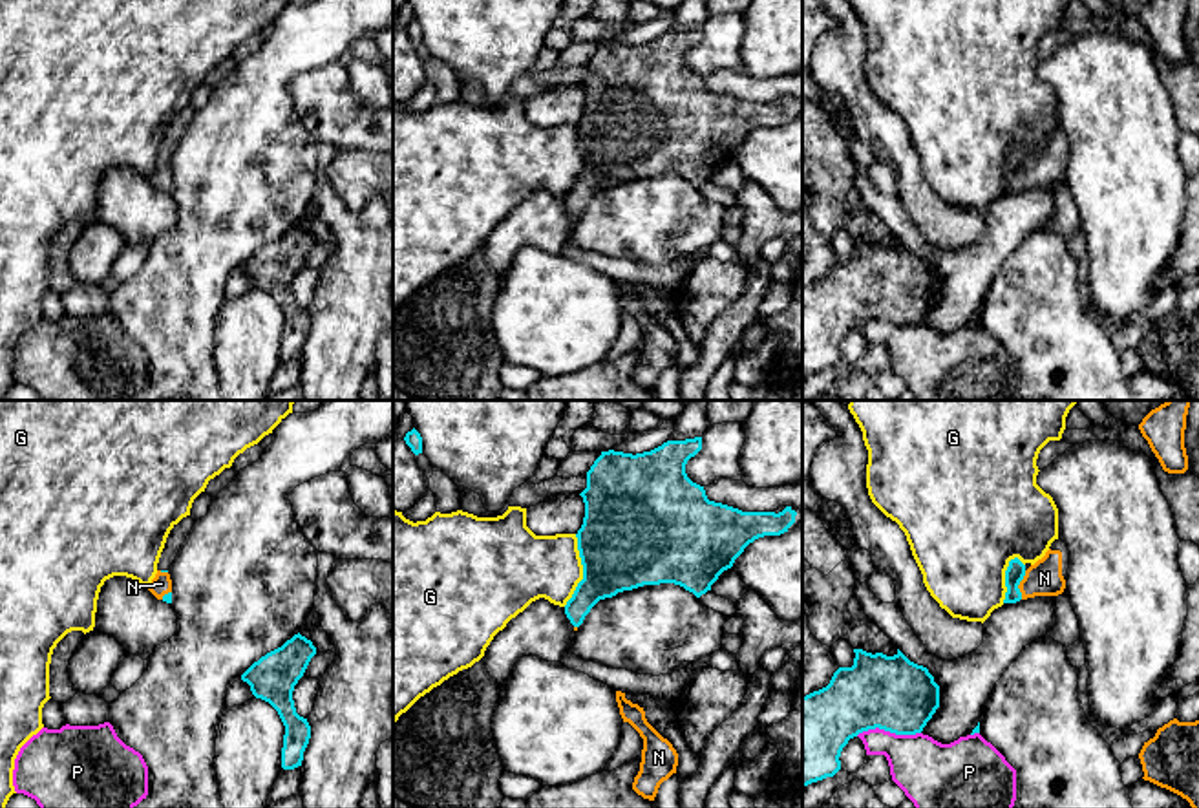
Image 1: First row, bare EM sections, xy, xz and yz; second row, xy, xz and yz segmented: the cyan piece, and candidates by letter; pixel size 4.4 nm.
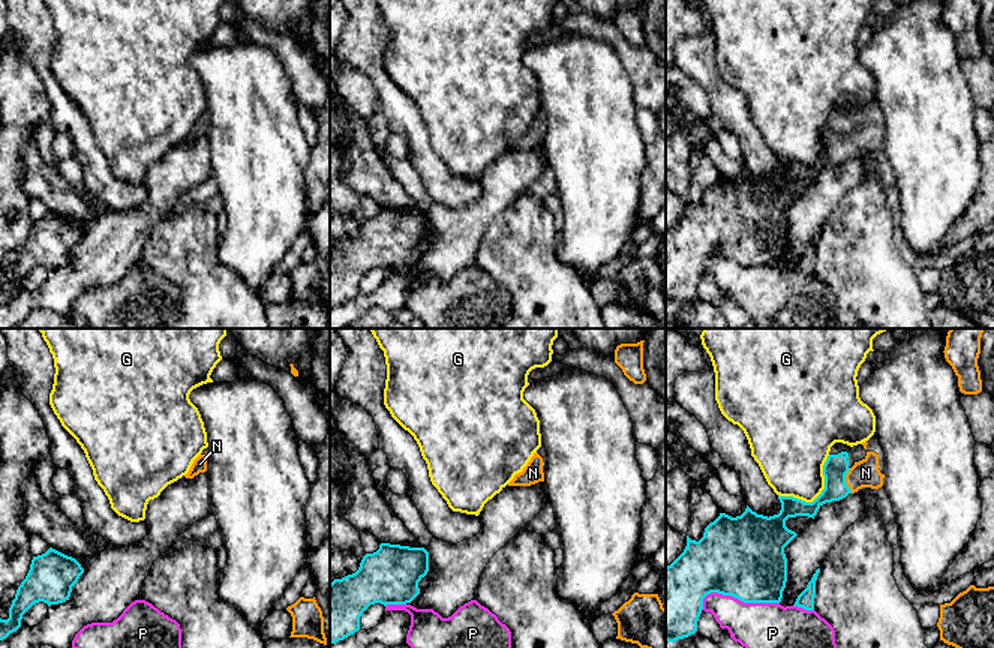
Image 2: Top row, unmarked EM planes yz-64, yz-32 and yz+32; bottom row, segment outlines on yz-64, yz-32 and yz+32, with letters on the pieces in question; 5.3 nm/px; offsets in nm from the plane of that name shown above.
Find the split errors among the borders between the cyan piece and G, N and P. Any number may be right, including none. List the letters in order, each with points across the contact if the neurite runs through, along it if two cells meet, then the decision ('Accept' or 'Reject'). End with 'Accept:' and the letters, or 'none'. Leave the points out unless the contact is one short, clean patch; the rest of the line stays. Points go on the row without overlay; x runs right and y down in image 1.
G: Reject
N: Path across: yz (1015, 163), (1018, 174), (1044, 169). Accept
P: Reject
Accept: N

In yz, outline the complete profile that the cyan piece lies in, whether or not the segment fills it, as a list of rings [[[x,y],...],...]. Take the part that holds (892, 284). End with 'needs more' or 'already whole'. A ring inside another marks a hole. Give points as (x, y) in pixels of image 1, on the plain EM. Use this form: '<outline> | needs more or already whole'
[[[854,239],[852,258],[802,287],[802,377],[833,367],[850,329],[868,320],[921,324],[939,298],[939,276],[899,239],[894,247]]] | already whole

